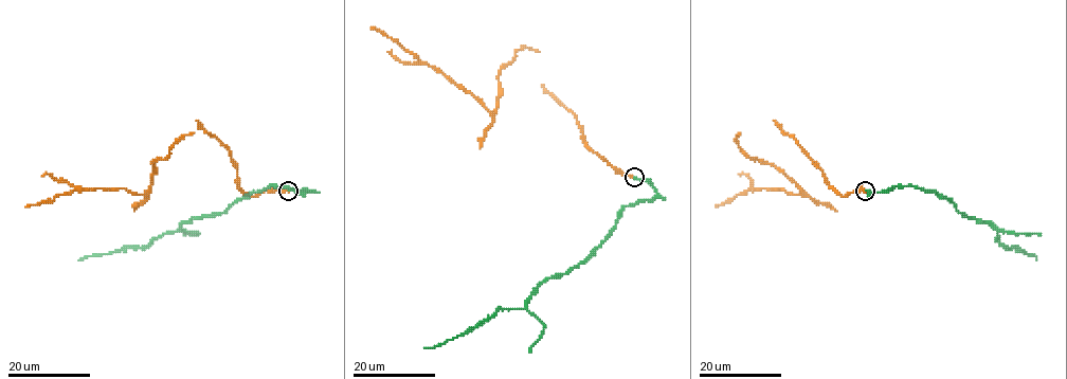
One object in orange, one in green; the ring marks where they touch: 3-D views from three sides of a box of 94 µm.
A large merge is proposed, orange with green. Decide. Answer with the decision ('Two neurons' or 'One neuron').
One neuron

